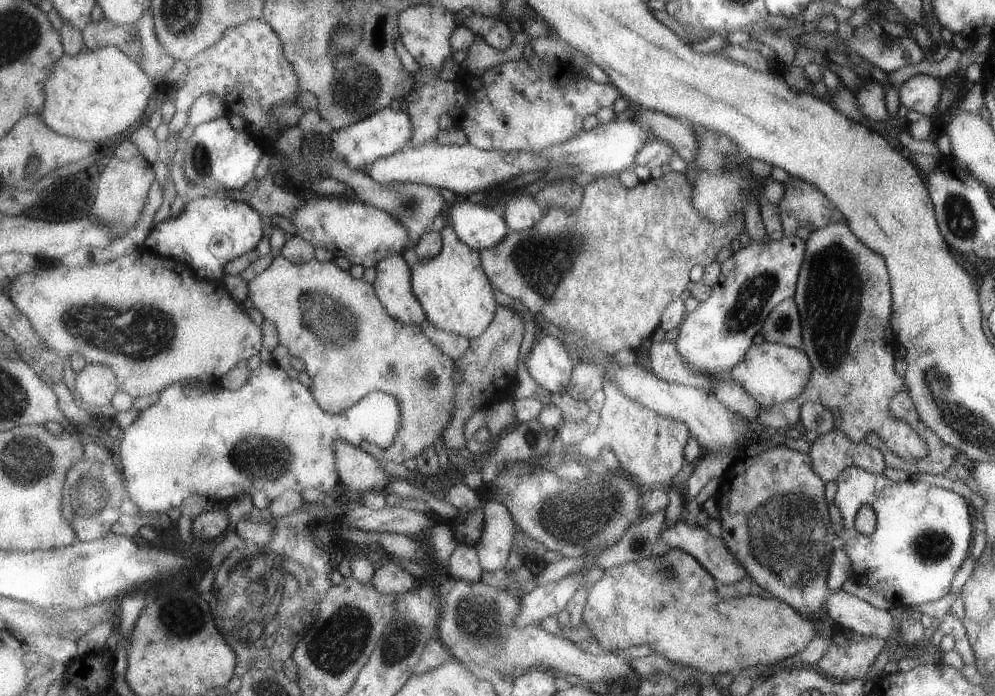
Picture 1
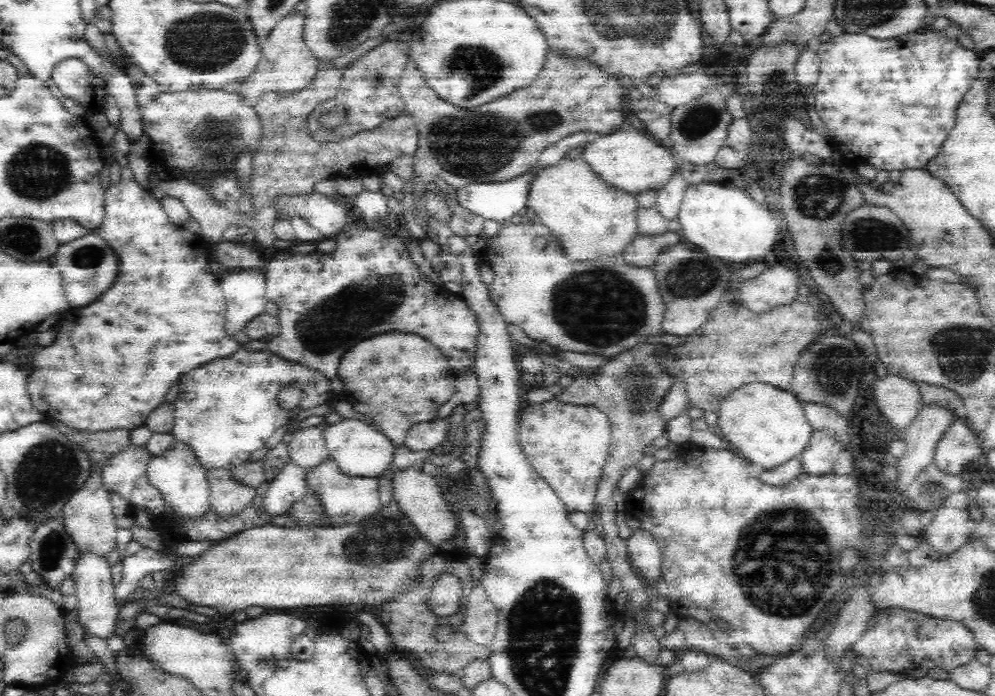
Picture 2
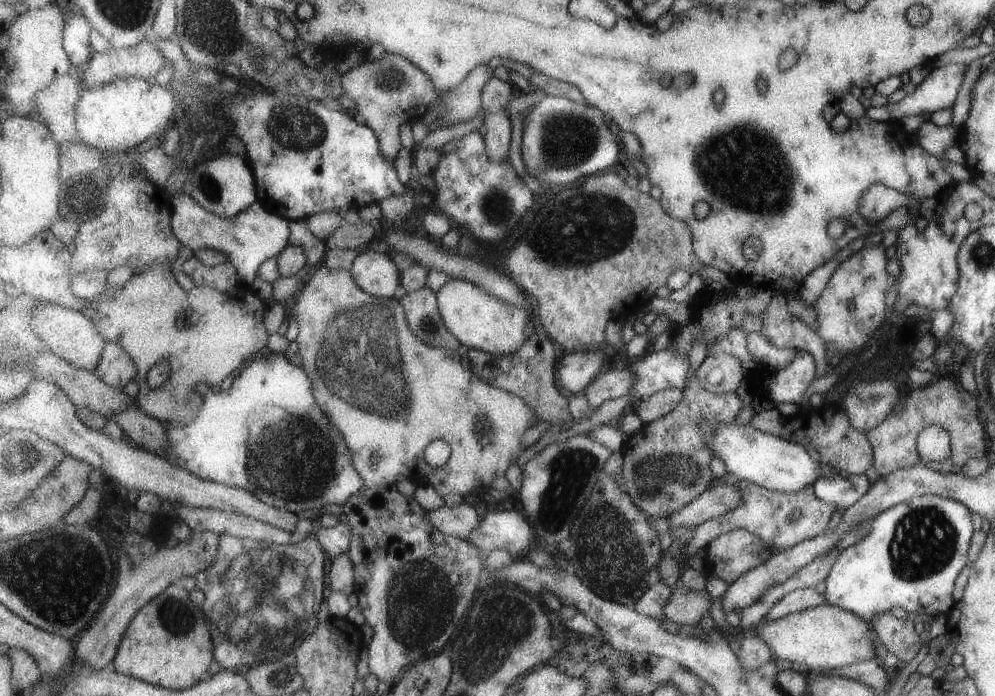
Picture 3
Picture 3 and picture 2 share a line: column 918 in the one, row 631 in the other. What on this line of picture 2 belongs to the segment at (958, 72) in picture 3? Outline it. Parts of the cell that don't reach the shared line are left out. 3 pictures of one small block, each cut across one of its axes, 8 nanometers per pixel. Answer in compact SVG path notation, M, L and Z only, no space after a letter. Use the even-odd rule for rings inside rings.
M80 552L80 558L74 568L74 582L76 582L76 598L78 598L78 618L86 634L96 638L110 640L116 634L118 614L120 606L116 604L116 586L112 584L110 566L106 562L106 556L98 556L94 552Z

